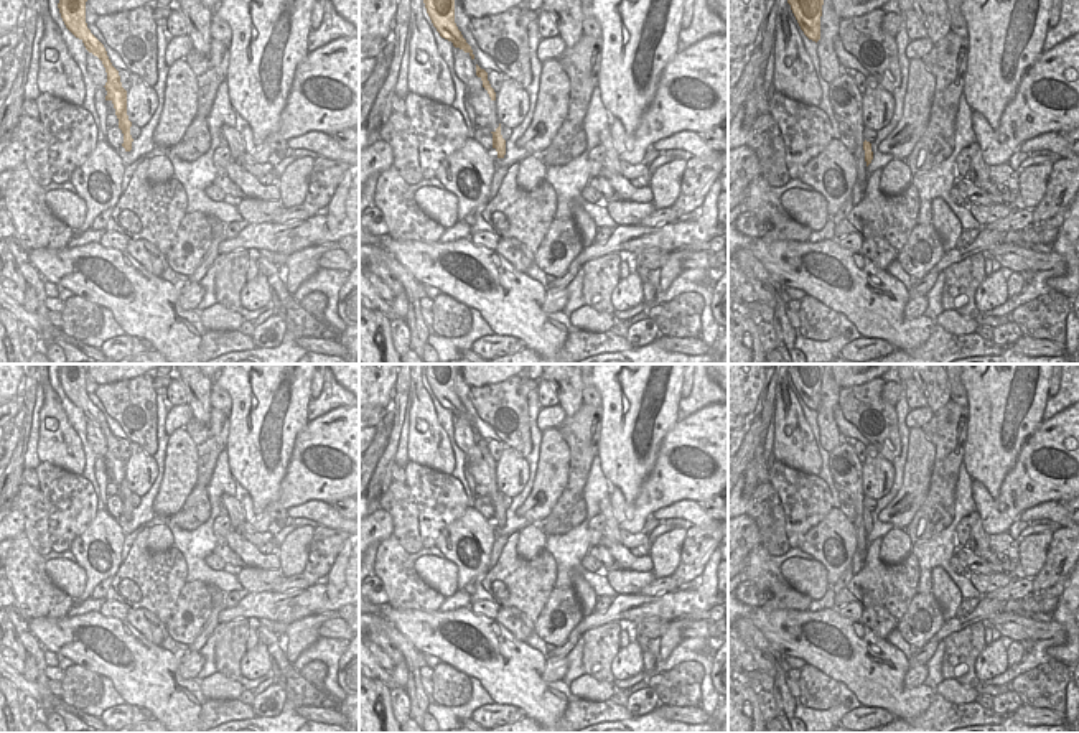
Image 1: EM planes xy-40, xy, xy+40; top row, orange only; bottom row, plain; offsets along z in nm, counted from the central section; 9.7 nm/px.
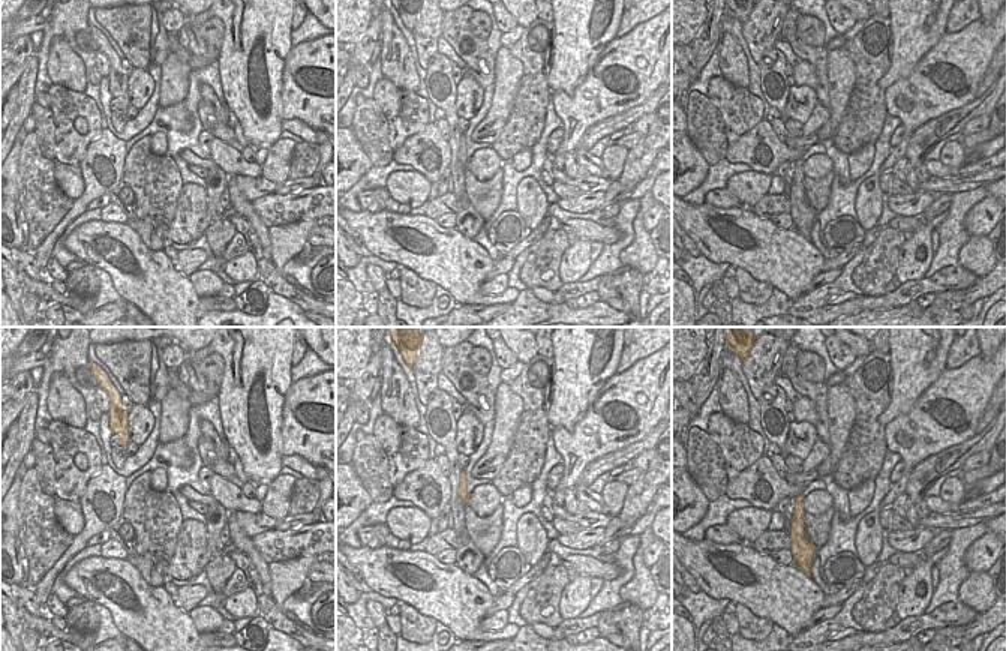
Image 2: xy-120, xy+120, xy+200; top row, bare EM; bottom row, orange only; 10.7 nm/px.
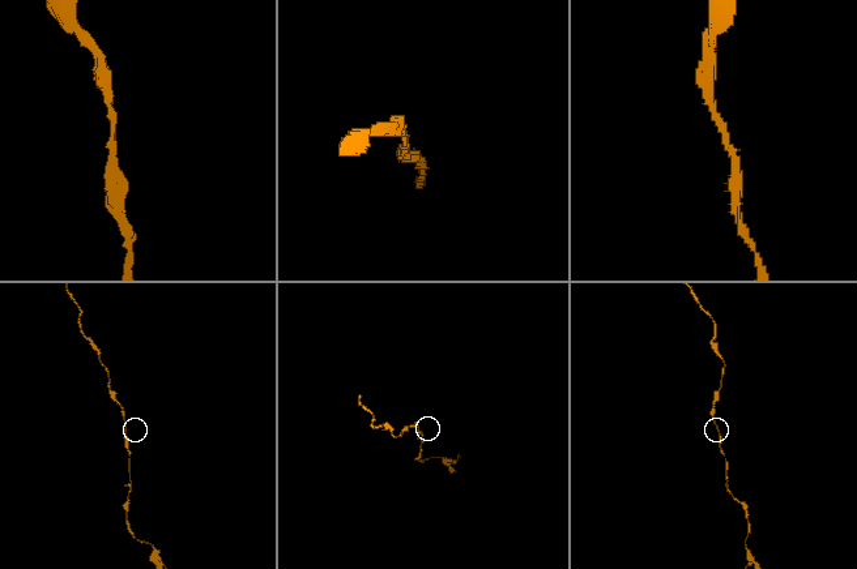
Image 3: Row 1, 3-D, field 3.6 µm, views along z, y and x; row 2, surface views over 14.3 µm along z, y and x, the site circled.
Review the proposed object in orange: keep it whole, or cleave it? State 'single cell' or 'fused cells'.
single cell

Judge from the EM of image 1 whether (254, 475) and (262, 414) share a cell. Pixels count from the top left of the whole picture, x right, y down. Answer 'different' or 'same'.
same

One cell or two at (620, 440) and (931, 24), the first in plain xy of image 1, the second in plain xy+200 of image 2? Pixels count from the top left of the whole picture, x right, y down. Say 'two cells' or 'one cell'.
one cell

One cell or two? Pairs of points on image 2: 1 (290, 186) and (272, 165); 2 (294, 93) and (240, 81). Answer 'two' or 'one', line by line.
1: two
2: two

